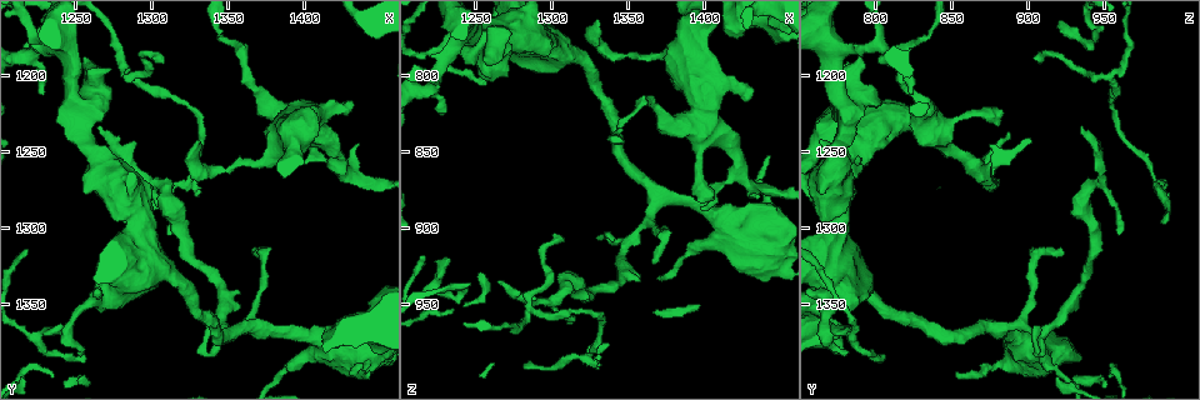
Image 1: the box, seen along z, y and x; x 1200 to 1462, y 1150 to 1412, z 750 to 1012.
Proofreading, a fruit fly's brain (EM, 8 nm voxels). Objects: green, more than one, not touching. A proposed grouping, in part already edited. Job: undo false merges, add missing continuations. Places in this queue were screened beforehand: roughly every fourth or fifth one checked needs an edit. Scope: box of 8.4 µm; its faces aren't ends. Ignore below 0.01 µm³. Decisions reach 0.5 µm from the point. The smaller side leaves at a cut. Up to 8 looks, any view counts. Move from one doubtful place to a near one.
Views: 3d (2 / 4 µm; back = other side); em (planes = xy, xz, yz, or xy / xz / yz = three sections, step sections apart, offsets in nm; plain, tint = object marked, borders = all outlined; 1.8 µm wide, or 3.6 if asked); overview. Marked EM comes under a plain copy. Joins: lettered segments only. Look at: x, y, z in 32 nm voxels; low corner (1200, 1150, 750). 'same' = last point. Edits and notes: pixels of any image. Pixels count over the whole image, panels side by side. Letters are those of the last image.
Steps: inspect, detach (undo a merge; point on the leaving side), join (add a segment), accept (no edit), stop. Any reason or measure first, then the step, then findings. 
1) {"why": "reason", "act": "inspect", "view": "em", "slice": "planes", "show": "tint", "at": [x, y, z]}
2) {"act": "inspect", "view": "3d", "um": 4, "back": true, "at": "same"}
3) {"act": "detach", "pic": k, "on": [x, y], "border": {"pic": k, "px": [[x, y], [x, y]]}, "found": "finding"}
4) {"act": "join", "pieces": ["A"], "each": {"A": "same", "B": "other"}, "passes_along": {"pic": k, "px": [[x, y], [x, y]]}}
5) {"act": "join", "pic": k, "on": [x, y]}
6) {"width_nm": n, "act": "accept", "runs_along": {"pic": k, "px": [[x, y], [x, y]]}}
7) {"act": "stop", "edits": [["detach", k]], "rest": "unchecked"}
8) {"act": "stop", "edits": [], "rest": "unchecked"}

{"act": "inspect", "view": "em", "slice": "planes", "show": "borders", "at": [1306, 1192, 908]}

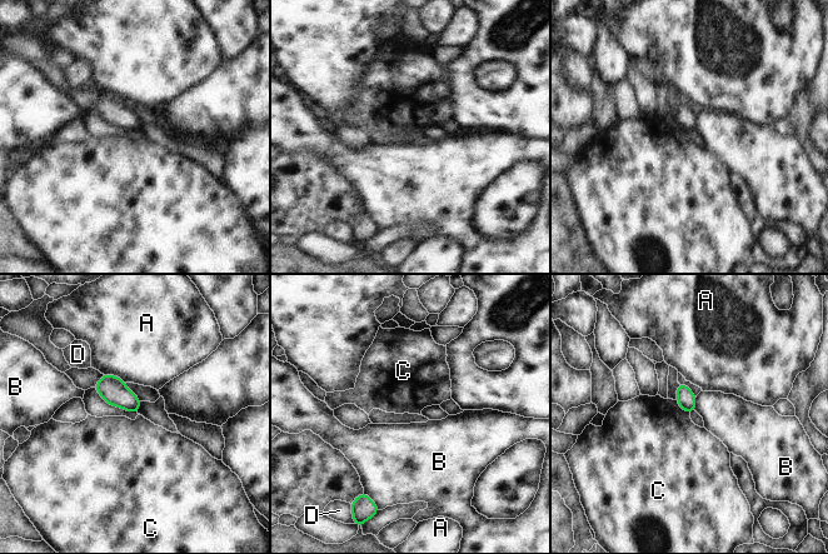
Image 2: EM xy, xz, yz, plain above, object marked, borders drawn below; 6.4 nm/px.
{"longest_contact_nm": ["A", 160], "act": "accept", "each": {"A": "other", "B": "other", "C": "other", "D": "other"}, "border": {"pic": 2, "px": [[676, 400], [689, 413]]}, "found": "none of them fits"}

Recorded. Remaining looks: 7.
{"why": "thick turns thin", "act": "inspect", "view": "em", "slice": "yz", "step": 4, "show": "tint", "at": [1302, 1270, 946]}

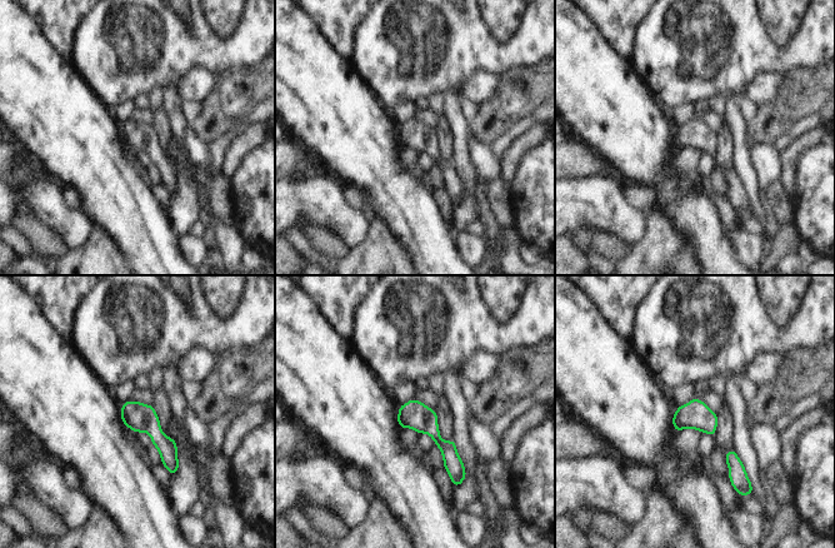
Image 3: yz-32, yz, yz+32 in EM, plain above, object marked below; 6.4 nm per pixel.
{"why": "cut it another way", "act": "inspect", "view": "em", "slice": "planes", "show": "borders", "at": "same"}

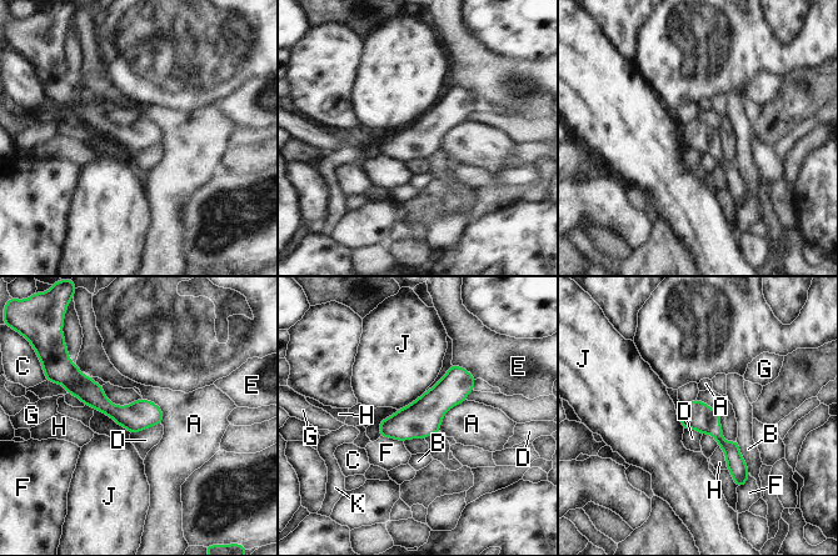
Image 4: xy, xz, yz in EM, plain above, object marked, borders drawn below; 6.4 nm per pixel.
{"act": "accept", "each": {"A": "other", "B": "other", "C": "other", "D": "other", "E": "other", "F": "other", "G": "other", "H": "other", "J": "other", "K": "other"}, "runs_along": {"pic": 4, "px": [[470, 379], [418, 420], [383, 432]]}, "found": "one neuron here"}

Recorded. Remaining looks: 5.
{"why": "an open end", "act": "inspect", "view": "em", "slice": "planes", "show": "borders", "at": [1404, 1232, 878]}

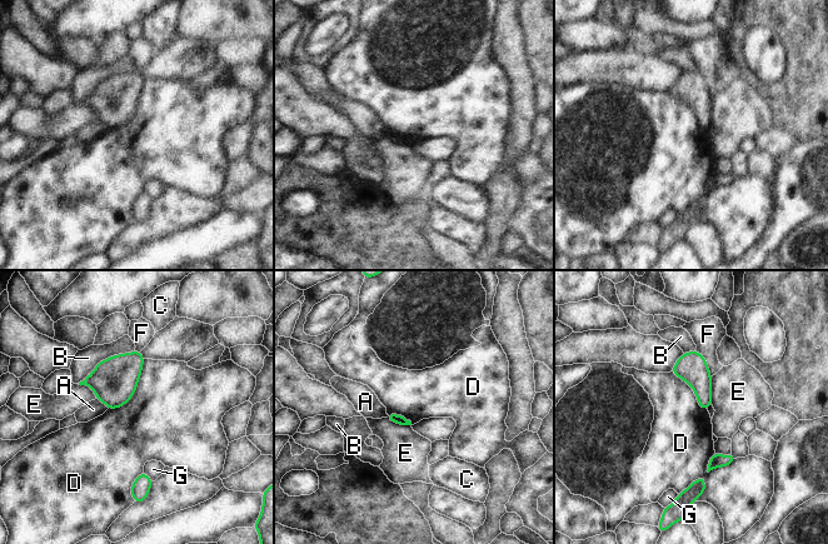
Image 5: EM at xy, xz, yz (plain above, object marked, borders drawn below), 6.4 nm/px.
{"act": "accept", "each": {"A": "other", "B": "other", "C": "other", "D": "other", "E": "other", "F": "other", "G": "other"}, "border": {"pic": 5, "px": [[144, 359], [134, 394], [108, 409]]}, "found": "none of them fits"}

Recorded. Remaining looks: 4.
{"act": "stop", "edits": [], "rest": "unchecked"}

